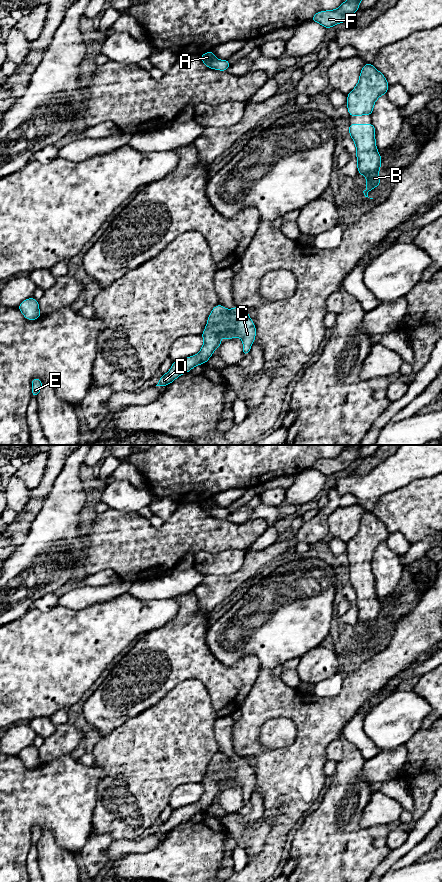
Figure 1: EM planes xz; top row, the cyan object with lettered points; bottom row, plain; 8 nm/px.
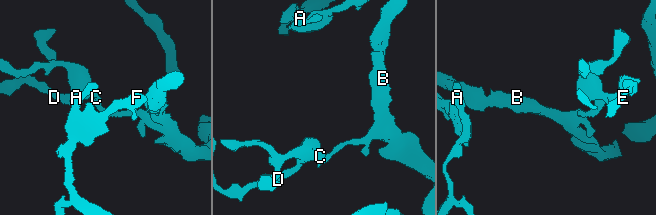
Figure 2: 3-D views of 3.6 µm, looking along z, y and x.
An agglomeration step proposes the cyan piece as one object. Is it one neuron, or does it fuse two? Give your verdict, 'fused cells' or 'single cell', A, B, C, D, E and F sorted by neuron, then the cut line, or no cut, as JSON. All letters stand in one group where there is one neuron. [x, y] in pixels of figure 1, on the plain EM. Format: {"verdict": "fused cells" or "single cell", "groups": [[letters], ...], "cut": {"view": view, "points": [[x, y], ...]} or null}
{"verdict": "single cell", "groups": [["A", "B", "C", "D", "E", "F"]], "cut": null}

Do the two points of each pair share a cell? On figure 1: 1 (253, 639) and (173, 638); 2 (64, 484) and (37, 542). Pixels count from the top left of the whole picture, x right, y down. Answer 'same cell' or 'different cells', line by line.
1: different cells
2: same cell

